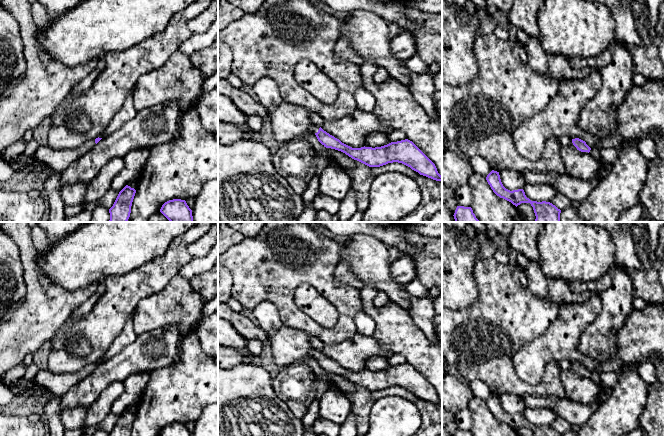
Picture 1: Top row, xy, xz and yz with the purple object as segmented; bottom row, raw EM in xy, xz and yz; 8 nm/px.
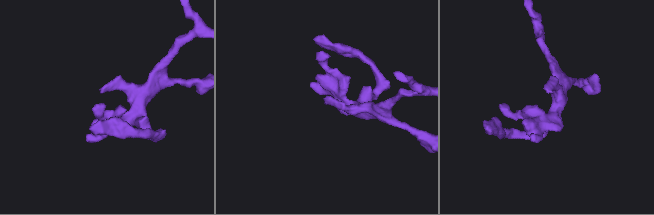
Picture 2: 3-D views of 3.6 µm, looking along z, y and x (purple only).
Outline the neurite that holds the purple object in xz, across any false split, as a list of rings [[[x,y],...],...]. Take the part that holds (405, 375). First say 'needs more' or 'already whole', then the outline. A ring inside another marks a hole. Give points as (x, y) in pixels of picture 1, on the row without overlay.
needs more; [[[312,349],[309,354],[311,357],[316,359],[318,365],[324,371],[341,375],[352,383],[357,384],[369,391],[380,391],[388,387],[398,386],[410,391],[420,399],[426,400],[436,405],[442,405],[442,400],[438,397],[435,388],[412,365],[408,363],[391,366],[387,369],[375,372],[365,370],[361,372],[352,372],[324,355],[321,351]]]

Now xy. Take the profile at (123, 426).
already whole; [[[126,409],[118,418],[109,436],[131,436],[132,426],[136,414]]]

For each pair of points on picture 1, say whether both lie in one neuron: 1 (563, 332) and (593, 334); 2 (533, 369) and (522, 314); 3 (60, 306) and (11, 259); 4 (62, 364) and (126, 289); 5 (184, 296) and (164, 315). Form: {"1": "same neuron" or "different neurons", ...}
{"1": "different neurons", "2": "different neurons", "3": "different neurons", "4": "same neuron", "5": "same neuron"}

